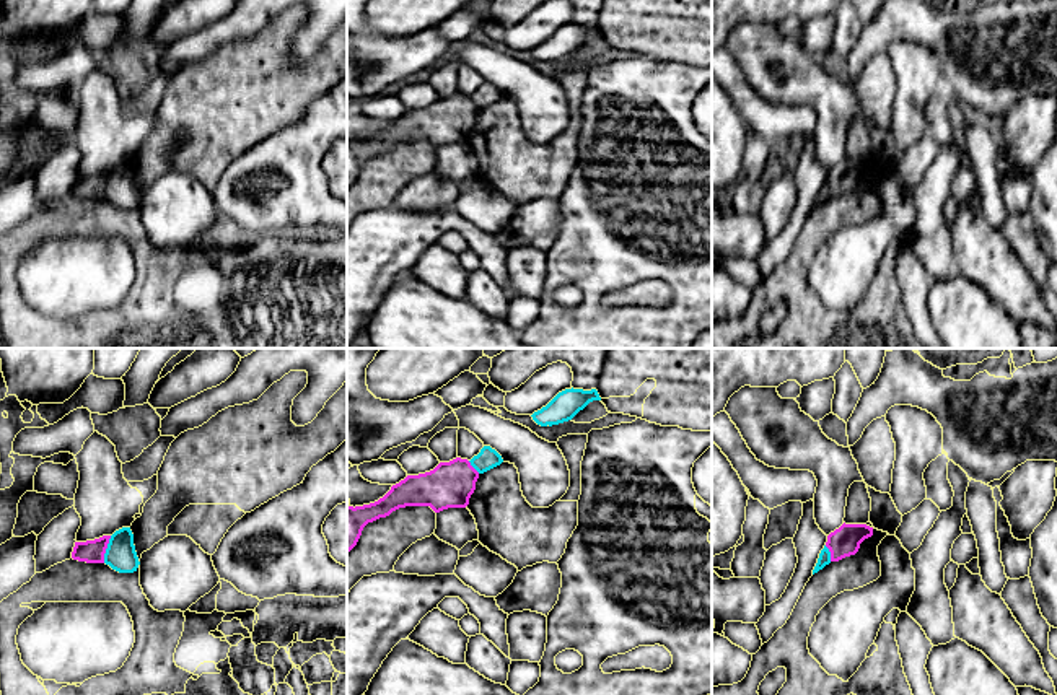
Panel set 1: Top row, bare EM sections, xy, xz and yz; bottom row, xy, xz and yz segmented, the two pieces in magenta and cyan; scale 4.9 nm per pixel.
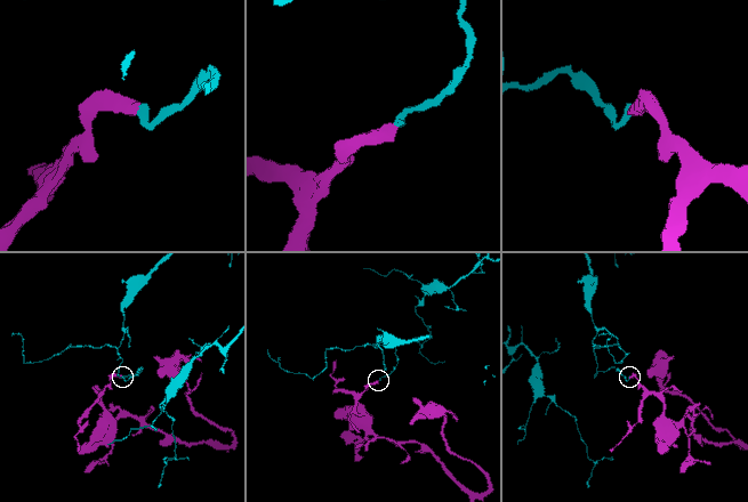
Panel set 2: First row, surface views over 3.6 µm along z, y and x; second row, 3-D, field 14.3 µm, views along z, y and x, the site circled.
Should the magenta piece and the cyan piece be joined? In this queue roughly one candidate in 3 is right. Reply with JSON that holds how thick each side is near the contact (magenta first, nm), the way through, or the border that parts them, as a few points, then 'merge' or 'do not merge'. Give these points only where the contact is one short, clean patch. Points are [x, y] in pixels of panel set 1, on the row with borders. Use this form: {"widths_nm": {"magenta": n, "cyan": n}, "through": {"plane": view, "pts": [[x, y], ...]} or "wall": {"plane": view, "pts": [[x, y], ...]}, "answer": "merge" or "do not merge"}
{"widths_nm": {"magenta": 110, "cyan": 150}, "wall": {"plane": "xy", "pts": [[111, 536], [103, 562]]}, "answer": "do not merge"}

